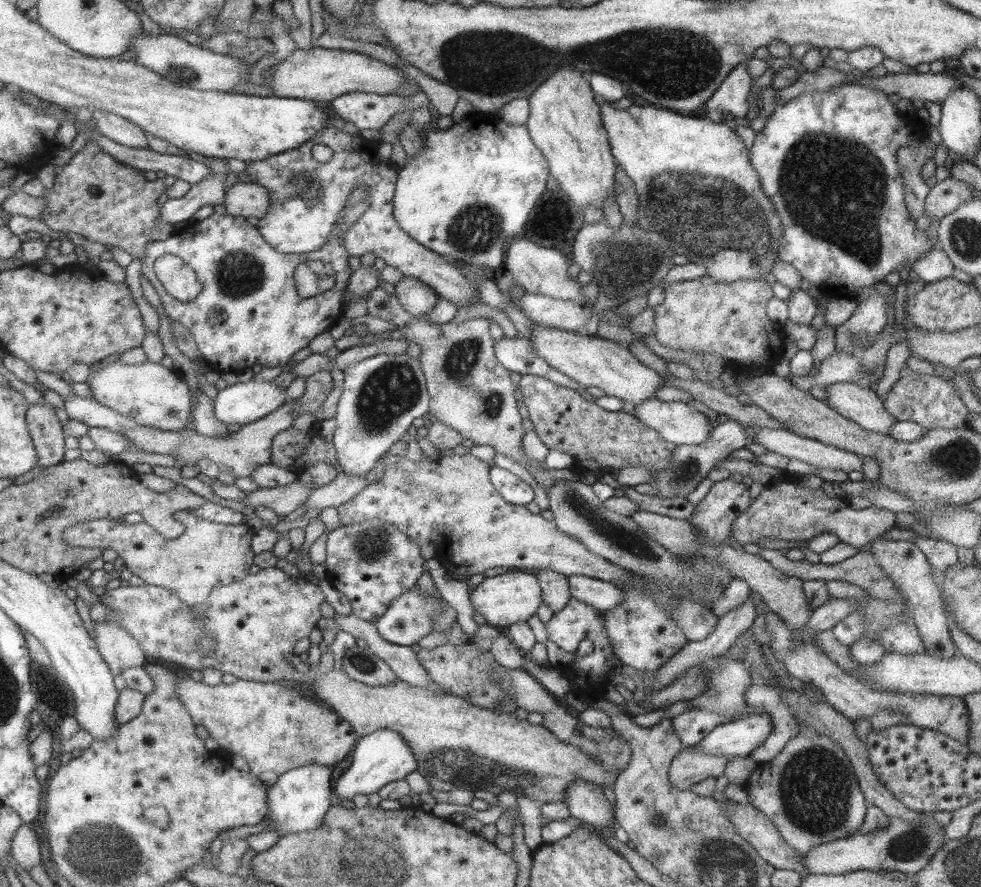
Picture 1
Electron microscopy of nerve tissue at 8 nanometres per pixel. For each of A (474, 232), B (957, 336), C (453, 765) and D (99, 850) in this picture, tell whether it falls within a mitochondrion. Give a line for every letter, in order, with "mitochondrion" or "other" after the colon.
A: mitochondrion
B: other
C: mitochondrion
D: mitochondrion

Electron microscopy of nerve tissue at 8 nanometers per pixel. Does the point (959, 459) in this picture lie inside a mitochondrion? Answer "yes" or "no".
yes

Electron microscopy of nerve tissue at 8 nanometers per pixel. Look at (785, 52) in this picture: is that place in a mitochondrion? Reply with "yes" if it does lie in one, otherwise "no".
no

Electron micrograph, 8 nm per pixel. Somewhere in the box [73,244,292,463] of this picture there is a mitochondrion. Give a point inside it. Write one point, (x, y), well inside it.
(237, 275)

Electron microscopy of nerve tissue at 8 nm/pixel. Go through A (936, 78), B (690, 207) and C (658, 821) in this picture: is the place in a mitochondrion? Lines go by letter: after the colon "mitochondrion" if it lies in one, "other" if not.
A: other
B: mitochondrion
C: mitochondrion

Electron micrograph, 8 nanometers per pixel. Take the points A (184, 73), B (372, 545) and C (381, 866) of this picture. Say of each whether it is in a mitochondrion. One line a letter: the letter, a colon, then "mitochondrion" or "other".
A: mitochondrion
B: mitochondrion
C: mitochondrion

